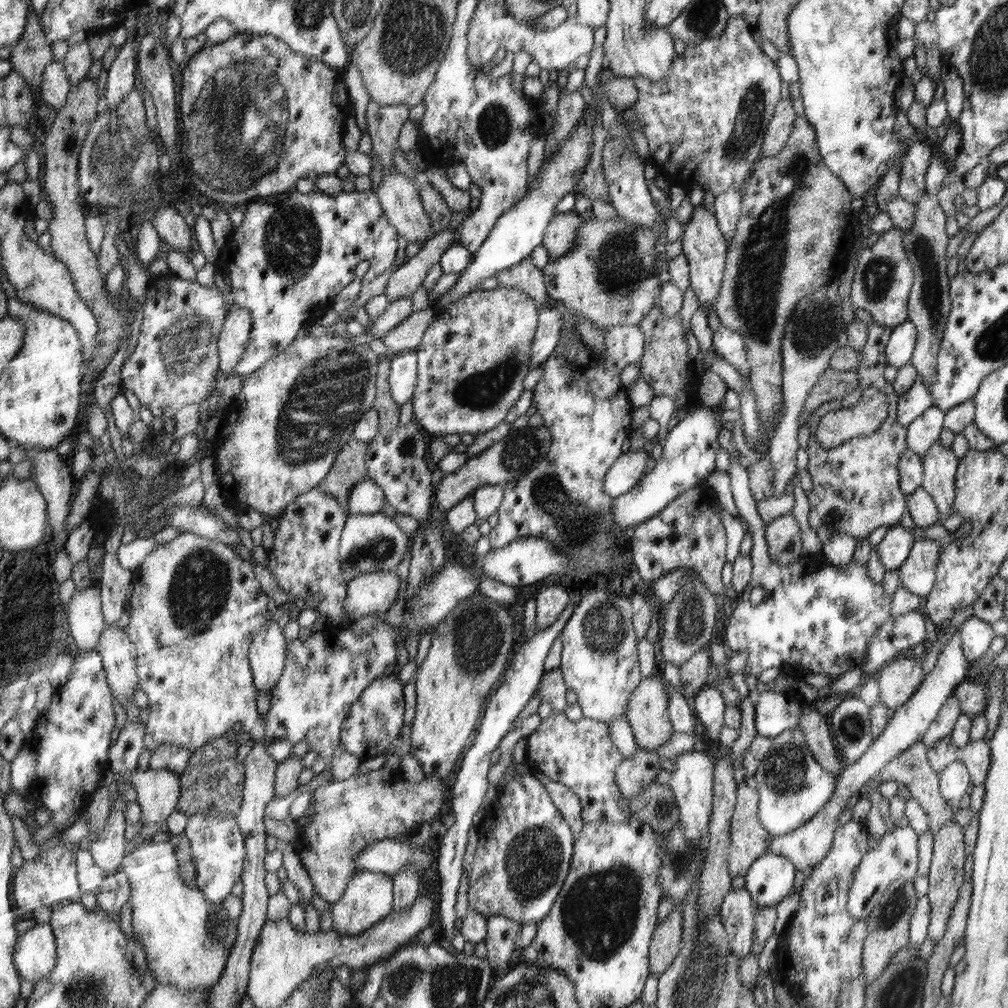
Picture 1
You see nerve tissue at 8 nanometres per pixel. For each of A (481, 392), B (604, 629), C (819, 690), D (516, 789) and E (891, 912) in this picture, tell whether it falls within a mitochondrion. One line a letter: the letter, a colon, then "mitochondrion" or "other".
A: mitochondrion
B: mitochondrion
C: other
D: other
E: mitochondrion

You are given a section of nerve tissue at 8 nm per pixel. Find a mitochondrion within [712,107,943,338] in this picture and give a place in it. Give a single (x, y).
(877, 276)

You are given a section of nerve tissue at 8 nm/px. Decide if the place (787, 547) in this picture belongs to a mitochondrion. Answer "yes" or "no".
yes

